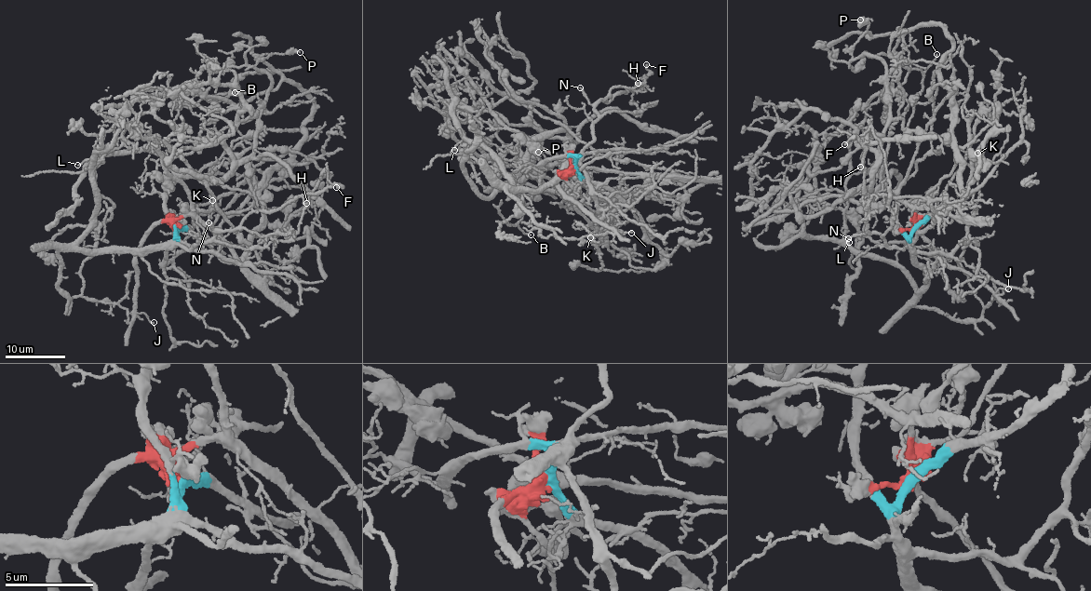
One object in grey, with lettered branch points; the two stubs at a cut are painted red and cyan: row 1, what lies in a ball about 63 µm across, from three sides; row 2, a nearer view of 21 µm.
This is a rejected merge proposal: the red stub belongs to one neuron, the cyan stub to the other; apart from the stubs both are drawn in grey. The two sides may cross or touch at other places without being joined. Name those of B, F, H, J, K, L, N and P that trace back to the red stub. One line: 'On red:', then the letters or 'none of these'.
On red: B, J, P

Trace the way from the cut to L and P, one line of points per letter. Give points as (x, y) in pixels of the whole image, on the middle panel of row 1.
L: (573, 167), (577, 157), (541, 188), (518, 188), (506, 176), (496, 154), (464, 141), (454, 149)
P: (573, 167), (568, 169), (648, 179), (609, 210), (609, 198), (600, 218), (515, 175), (538, 152)

